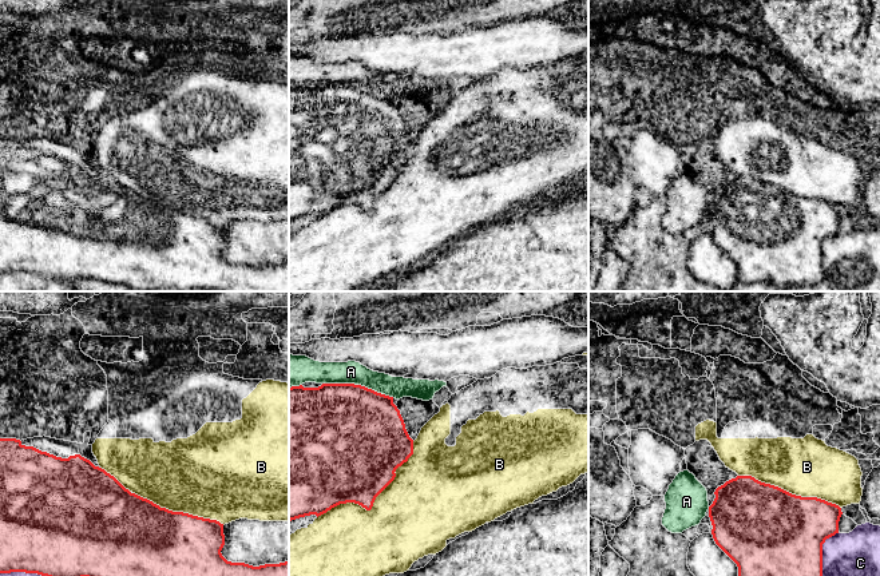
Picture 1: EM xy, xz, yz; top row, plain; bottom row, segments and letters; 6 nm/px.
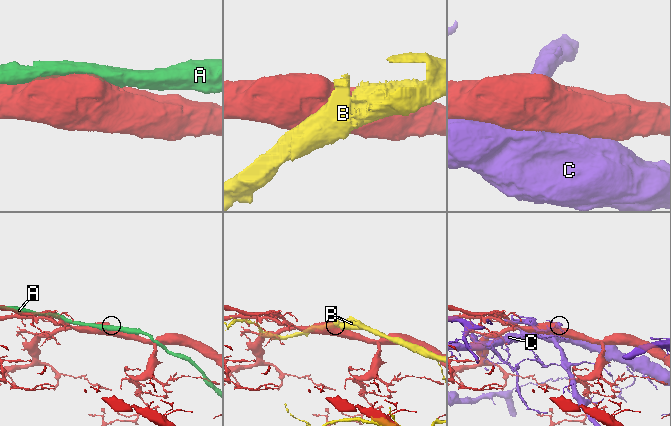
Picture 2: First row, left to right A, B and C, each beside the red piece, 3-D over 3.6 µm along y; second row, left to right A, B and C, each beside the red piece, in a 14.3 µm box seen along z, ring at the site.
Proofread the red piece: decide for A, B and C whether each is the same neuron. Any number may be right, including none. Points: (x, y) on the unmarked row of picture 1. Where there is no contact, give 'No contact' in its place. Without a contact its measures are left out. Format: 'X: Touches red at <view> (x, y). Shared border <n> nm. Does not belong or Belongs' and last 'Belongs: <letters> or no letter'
A: Touches red at xz (359, 86). Shared border 440 nm. Does not belong
B: Touches red at xz (373, 202). Shared border 750 nm. Does not belong
C: Touches red at yz (821, 273). Shared border 500 nm. Does not belong
Belongs: no letter

